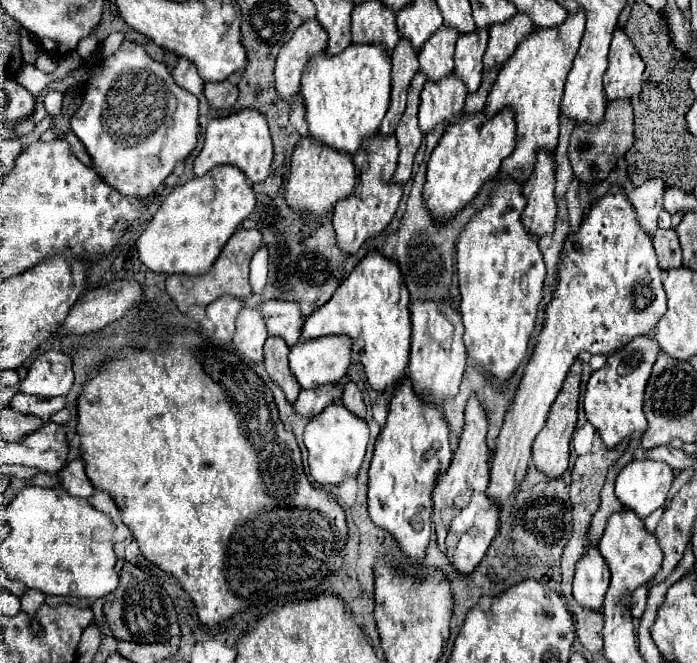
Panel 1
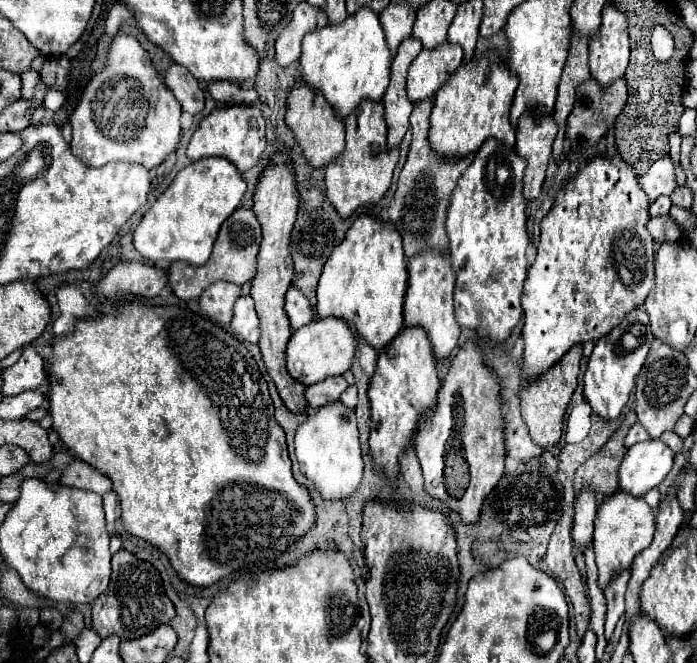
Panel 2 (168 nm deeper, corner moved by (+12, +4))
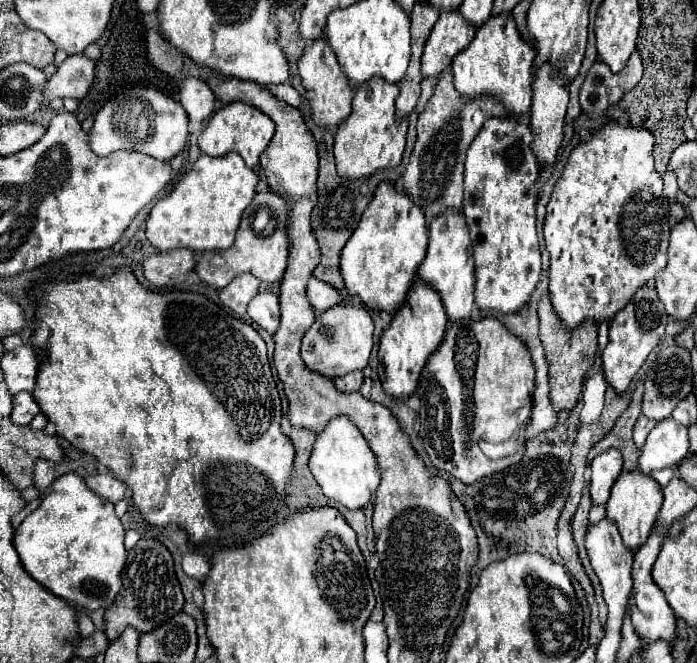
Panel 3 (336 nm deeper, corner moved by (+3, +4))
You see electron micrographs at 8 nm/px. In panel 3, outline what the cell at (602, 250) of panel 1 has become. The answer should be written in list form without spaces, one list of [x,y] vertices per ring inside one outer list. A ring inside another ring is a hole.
[[[607,123],[603,129],[599,129],[597,133],[591,135],[591,139],[587,143],[579,143],[573,151],[571,157],[565,165],[565,171],[561,175],[561,179],[557,181],[551,201],[547,205],[547,217],[545,217],[545,245],[549,251],[549,301],[553,305],[553,311],[559,315],[561,323],[565,329],[575,331],[577,327],[581,327],[585,321],[593,321],[593,323],[601,323],[601,321],[613,321],[613,315],[617,315],[617,311],[621,311],[625,307],[625,303],[629,303],[629,299],[637,293],[637,287],[643,287],[645,283],[651,283],[663,269],[667,263],[667,247],[669,247],[669,203],[663,197],[663,179],[661,175],[655,171],[653,167],[653,135],[647,129],[635,129],[635,127],[619,127],[617,123]]]

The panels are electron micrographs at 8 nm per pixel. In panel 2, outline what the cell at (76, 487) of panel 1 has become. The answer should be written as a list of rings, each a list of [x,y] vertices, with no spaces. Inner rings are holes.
[[[76,459],[70,463],[70,467],[62,473],[60,479],[62,485],[66,487],[76,487],[76,489],[84,489],[84,491],[94,491],[98,495],[104,495],[112,489],[112,481],[100,473],[98,469],[94,469],[92,465]]]

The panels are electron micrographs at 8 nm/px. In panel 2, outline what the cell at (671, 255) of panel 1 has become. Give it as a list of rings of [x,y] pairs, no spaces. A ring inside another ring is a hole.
[[[660,215],[652,217],[648,223],[648,229],[656,241],[656,245],[662,245],[666,241],[676,241],[680,239],[680,225],[670,217],[670,215]]]

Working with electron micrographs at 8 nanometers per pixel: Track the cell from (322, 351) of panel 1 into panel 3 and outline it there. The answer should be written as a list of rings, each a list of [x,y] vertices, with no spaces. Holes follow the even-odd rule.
[[[339,305],[331,311],[323,311],[315,323],[307,329],[301,341],[301,357],[305,365],[325,377],[341,377],[351,371],[361,371],[369,363],[373,349],[373,319],[365,307]]]

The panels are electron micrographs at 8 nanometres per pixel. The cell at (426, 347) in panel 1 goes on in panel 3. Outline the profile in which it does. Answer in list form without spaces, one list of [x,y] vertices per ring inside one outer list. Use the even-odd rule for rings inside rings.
[[[445,211],[431,223],[427,255],[421,267],[417,269],[417,277],[439,293],[451,323],[465,323],[471,319],[473,287],[475,287],[473,253],[471,253],[471,239],[467,233],[465,217],[461,211]]]

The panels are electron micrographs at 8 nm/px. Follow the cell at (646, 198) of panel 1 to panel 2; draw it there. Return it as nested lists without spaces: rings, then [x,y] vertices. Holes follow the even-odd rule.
[[[670,155],[654,161],[652,167],[648,169],[648,173],[644,173],[640,177],[640,185],[646,191],[646,195],[650,197],[650,201],[658,199],[660,195],[672,195],[672,191],[676,189],[678,183],[676,183],[674,163],[672,163]]]

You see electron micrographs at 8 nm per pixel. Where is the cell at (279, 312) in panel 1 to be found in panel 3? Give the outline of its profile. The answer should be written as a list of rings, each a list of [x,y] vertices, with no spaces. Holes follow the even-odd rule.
[[[311,279],[307,283],[307,299],[309,299],[315,315],[319,315],[319,313],[323,313],[323,311],[341,303],[339,293],[331,285],[327,285],[319,279]]]

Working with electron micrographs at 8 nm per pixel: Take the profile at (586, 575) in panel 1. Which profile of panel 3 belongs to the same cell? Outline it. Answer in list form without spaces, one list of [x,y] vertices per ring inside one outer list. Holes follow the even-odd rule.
[[[609,449],[601,455],[597,455],[591,463],[591,501],[593,505],[603,505],[609,499],[609,491],[617,477],[621,475],[621,453],[617,449]]]

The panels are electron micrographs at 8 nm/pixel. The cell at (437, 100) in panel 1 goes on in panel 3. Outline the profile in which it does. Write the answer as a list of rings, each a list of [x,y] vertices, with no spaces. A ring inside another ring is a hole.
[[[459,11],[441,13],[441,19],[433,27],[423,59],[421,59],[421,75],[423,77],[439,77],[445,69],[449,69],[451,59],[469,47],[475,37],[475,27],[471,27]]]

